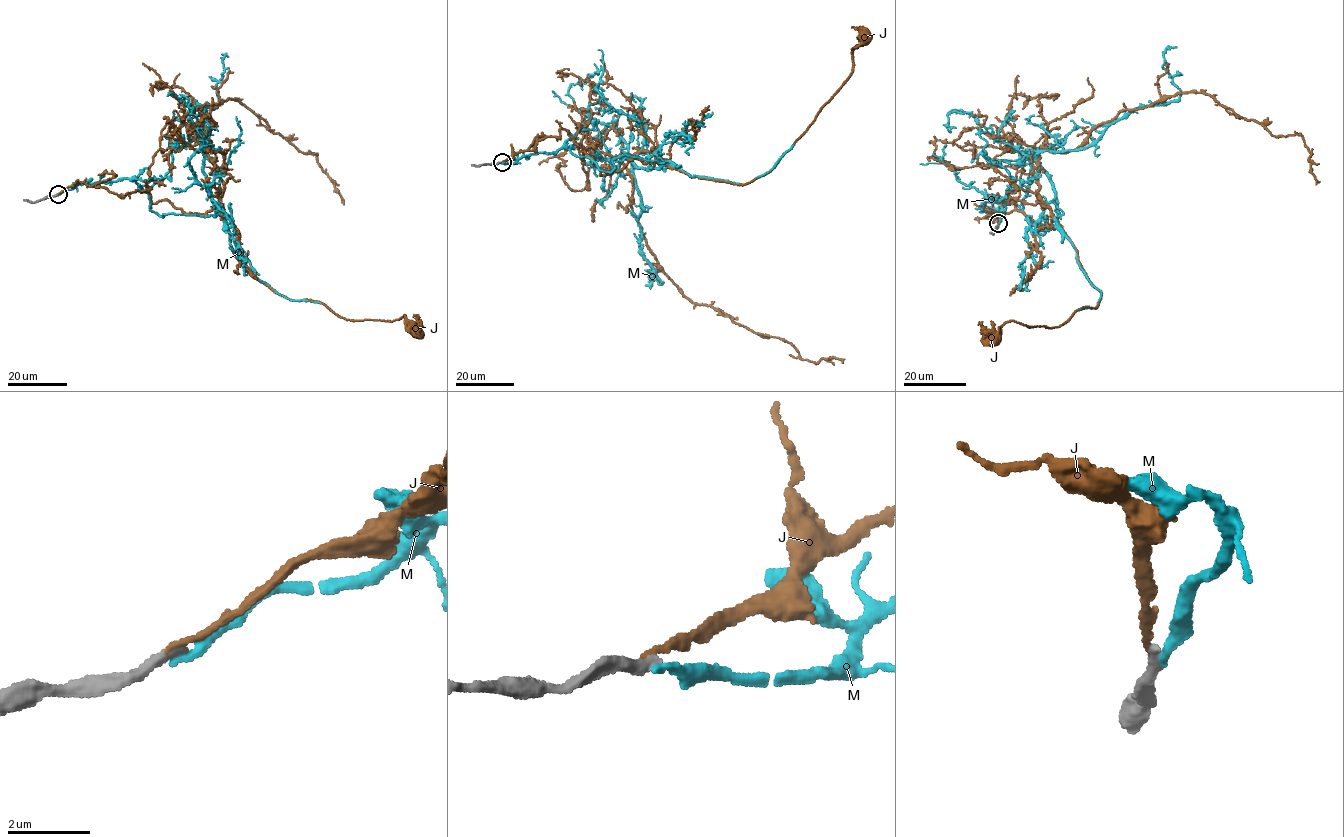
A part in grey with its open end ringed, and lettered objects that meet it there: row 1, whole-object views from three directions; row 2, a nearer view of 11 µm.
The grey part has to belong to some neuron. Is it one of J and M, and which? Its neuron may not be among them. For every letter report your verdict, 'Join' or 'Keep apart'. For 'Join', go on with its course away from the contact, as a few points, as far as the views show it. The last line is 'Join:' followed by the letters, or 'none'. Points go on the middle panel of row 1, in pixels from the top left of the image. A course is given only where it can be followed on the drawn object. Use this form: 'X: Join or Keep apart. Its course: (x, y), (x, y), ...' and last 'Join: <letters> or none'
J: Join. Its course: (502, 162), (561, 128), (600, 175), (637, 157), (750, 182), (849, 76), (864, 36)
M: Keep apart
Join: J

